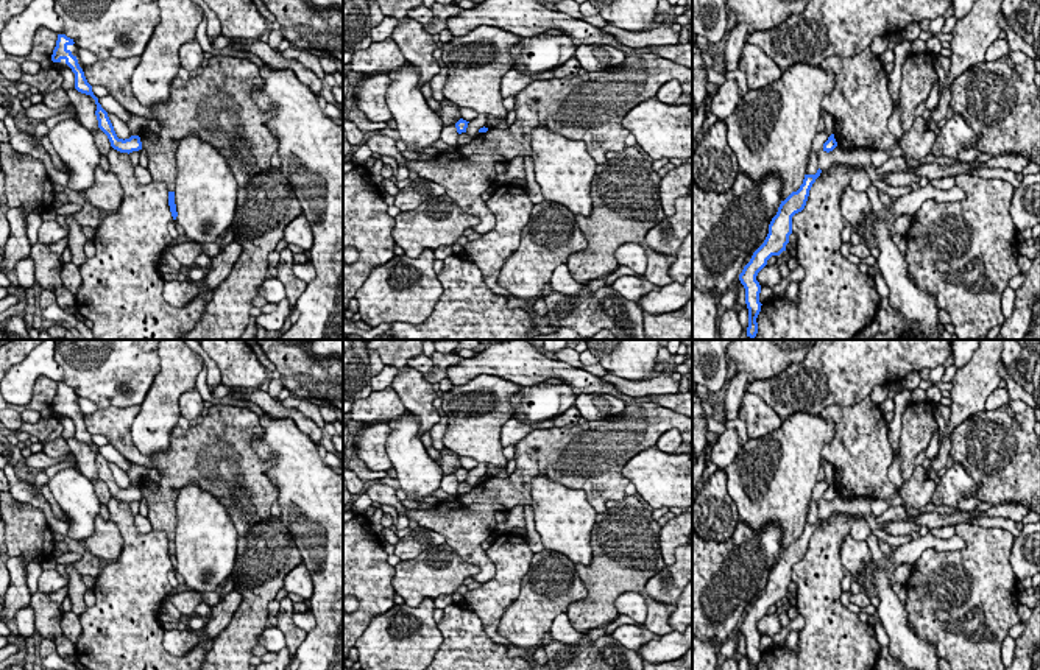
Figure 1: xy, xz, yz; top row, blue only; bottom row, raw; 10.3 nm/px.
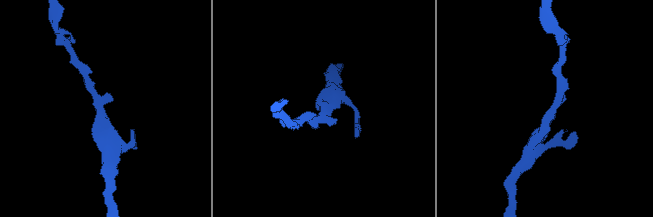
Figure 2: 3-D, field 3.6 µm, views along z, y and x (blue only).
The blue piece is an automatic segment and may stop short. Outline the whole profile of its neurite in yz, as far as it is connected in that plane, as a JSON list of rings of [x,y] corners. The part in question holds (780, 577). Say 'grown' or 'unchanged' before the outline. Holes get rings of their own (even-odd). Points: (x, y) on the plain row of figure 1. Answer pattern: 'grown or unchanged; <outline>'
unchanged; [[[819,517],[815,524],[805,524],[800,538],[781,550],[776,564],[769,573],[769,583],[764,592],[753,601],[750,611],[739,623],[739,629],[745,637],[748,670],[756,670],[762,654],[759,651],[761,634],[756,629],[756,625],[767,614],[767,609],[772,605],[780,605],[783,600],[786,600],[789,584],[792,583],[792,566],[805,558],[809,539],[820,522],[822,519]]]

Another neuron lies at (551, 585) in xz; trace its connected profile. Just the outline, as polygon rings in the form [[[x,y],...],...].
[[[544,548],[533,553],[521,592],[504,611],[497,633],[518,648],[543,648],[554,619],[586,595],[575,564],[563,553]]]

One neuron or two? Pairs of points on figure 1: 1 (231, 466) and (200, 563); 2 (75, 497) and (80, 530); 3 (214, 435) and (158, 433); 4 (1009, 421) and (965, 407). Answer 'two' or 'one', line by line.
1: two
2: one
3: two
4: two

